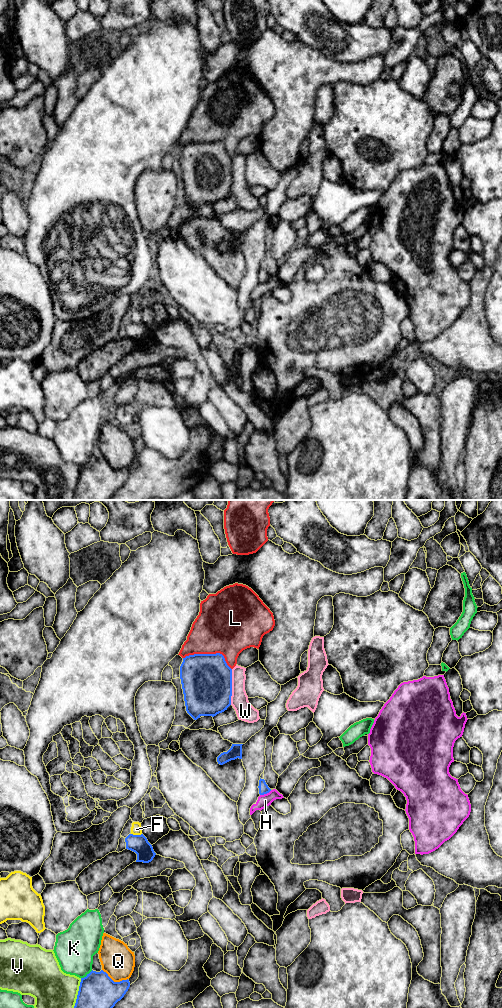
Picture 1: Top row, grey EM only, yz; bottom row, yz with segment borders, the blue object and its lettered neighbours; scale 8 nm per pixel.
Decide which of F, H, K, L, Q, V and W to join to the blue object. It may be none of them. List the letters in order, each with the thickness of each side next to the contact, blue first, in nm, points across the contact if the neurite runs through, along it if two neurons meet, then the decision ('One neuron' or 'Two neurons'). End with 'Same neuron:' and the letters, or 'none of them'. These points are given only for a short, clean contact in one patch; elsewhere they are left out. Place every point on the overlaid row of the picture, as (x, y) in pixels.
F: Thickness 150 nm (blue) against 90 nm. Two neurons
H: Thickness 80 nm (blue) against 100 nm. Boundary: yz (271, 790), (260, 795). Two neurons
K: Thickness 280 nm (blue) against 320 nm. Two neurons
L: Thickness 400 nm (blue) against 440 nm. Two neurons
Q: Thickness 280 nm (blue) against 280 nm. Two neurons
V: Thickness 280 nm (blue) against 320 nm. Two neurons
W: Thickness 400 nm (blue) against 150 nm. Two neurons
Same neuron: none of them

